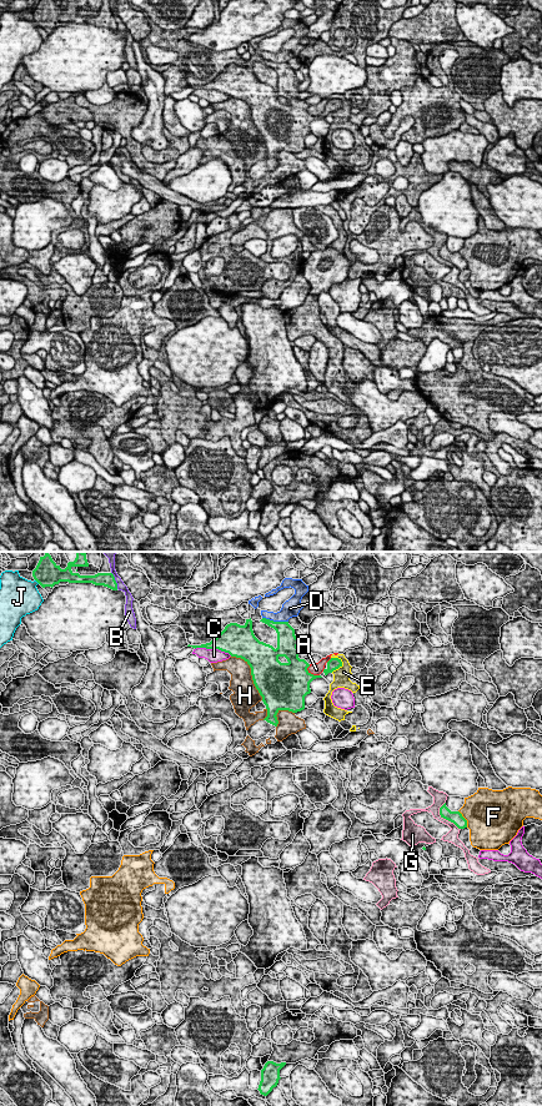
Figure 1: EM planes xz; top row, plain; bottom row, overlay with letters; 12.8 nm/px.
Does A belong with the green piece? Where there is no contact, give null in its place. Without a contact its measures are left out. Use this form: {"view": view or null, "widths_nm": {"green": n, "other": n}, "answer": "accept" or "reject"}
{"view": "xz", "widths_nm": {"green": 460, "other": 160}, "answer": "reject"}

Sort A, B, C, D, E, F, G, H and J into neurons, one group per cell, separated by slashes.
A E / B / C / D / F / G / H / J

